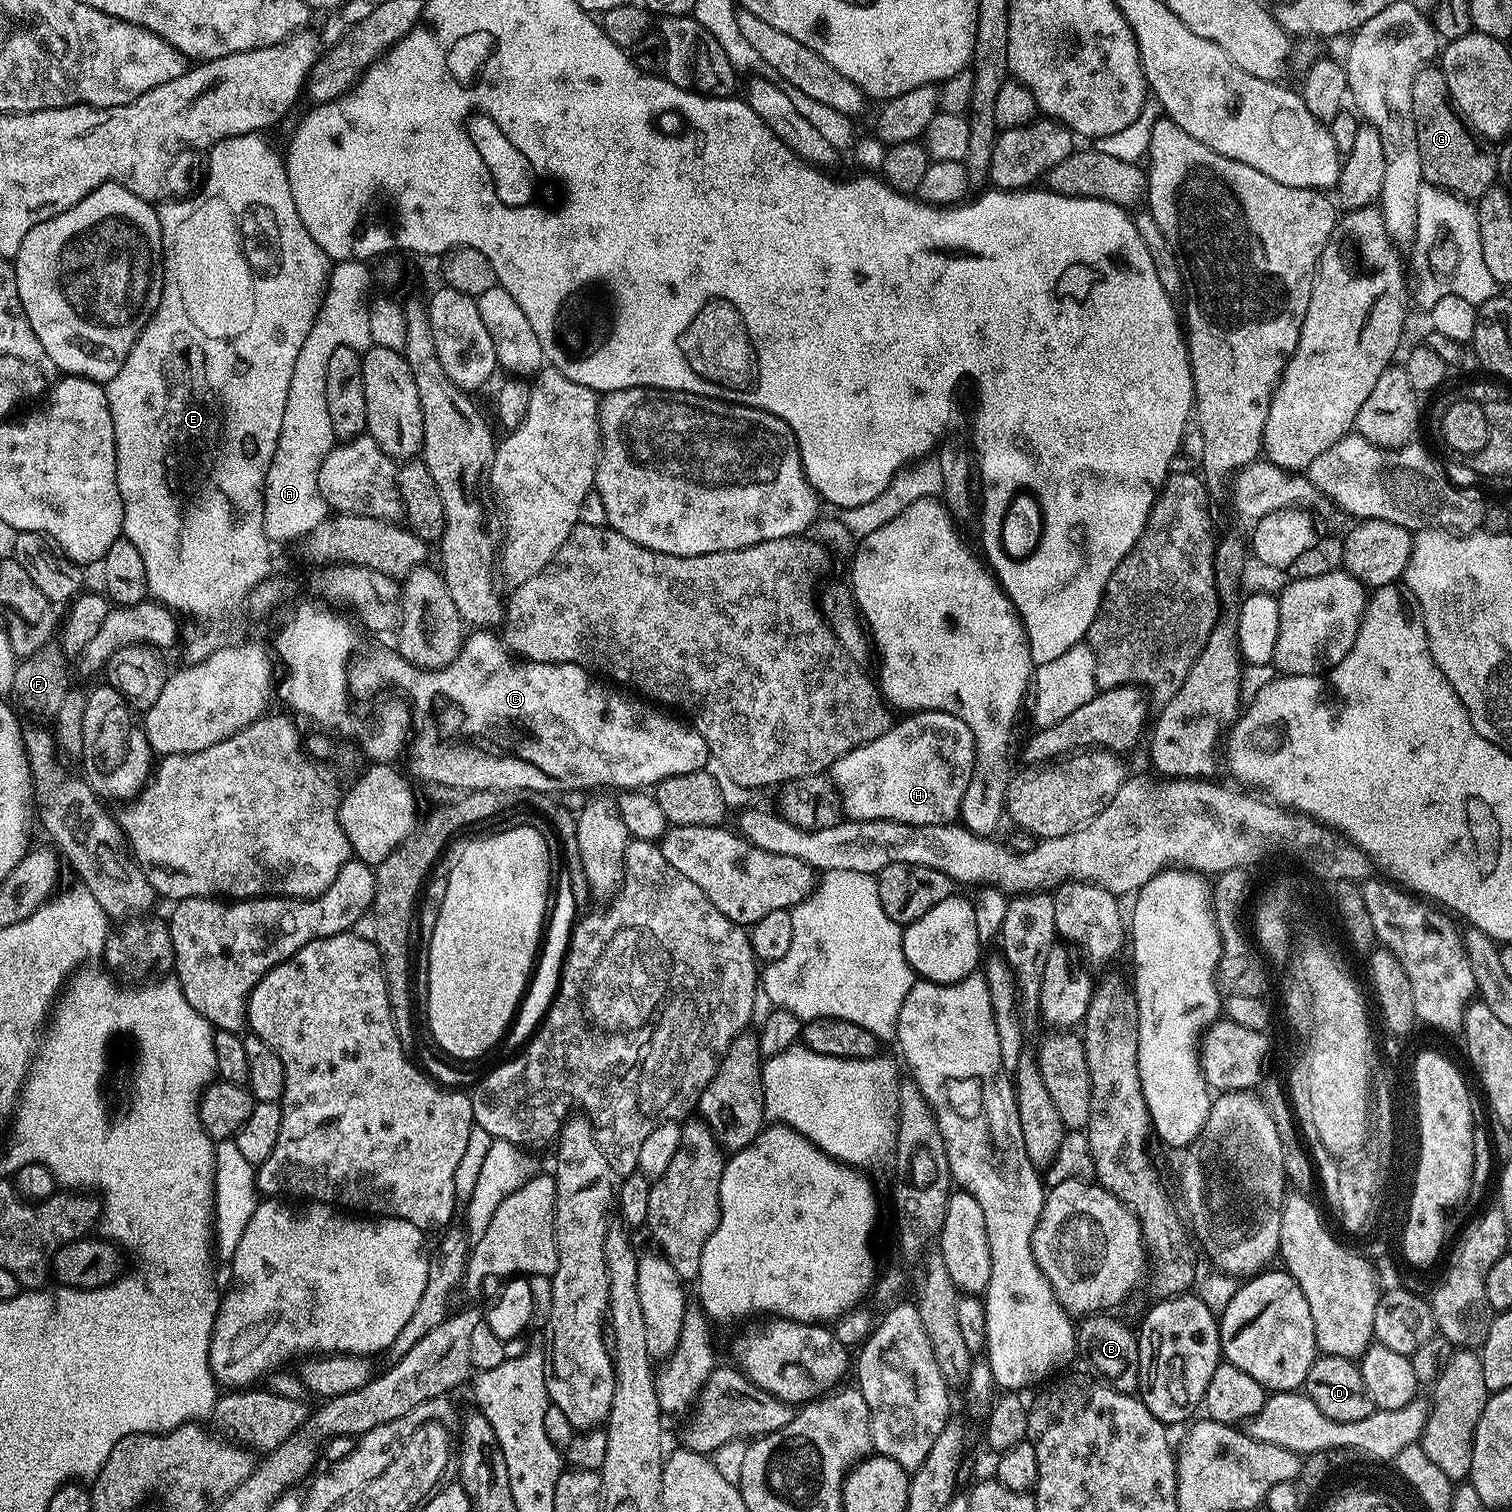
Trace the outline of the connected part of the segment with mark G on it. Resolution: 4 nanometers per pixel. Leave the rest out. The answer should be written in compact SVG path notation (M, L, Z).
M1438 66L1426 67L1414 78L1412 109L1414 110L1414 122L1418 134L1418 154L1422 158L1424 183L1433 184L1435 188L1440 188L1444 193L1451 193L1452 196L1463 198L1468 202L1479 200L1482 194L1486 194L1488 188L1497 183L1497 149L1494 147L1493 141L1485 140L1483 136L1479 136L1465 122L1450 98L1450 86L1446 86L1446 78Z

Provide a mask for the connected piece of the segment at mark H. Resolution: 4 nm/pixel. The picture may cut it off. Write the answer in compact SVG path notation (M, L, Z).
M914 712L891 725L874 742L858 746L837 758L830 769L832 783L839 789L842 808L854 820L893 820L910 824L946 824L960 815L966 786L976 769L976 739L954 714L945 712Z

